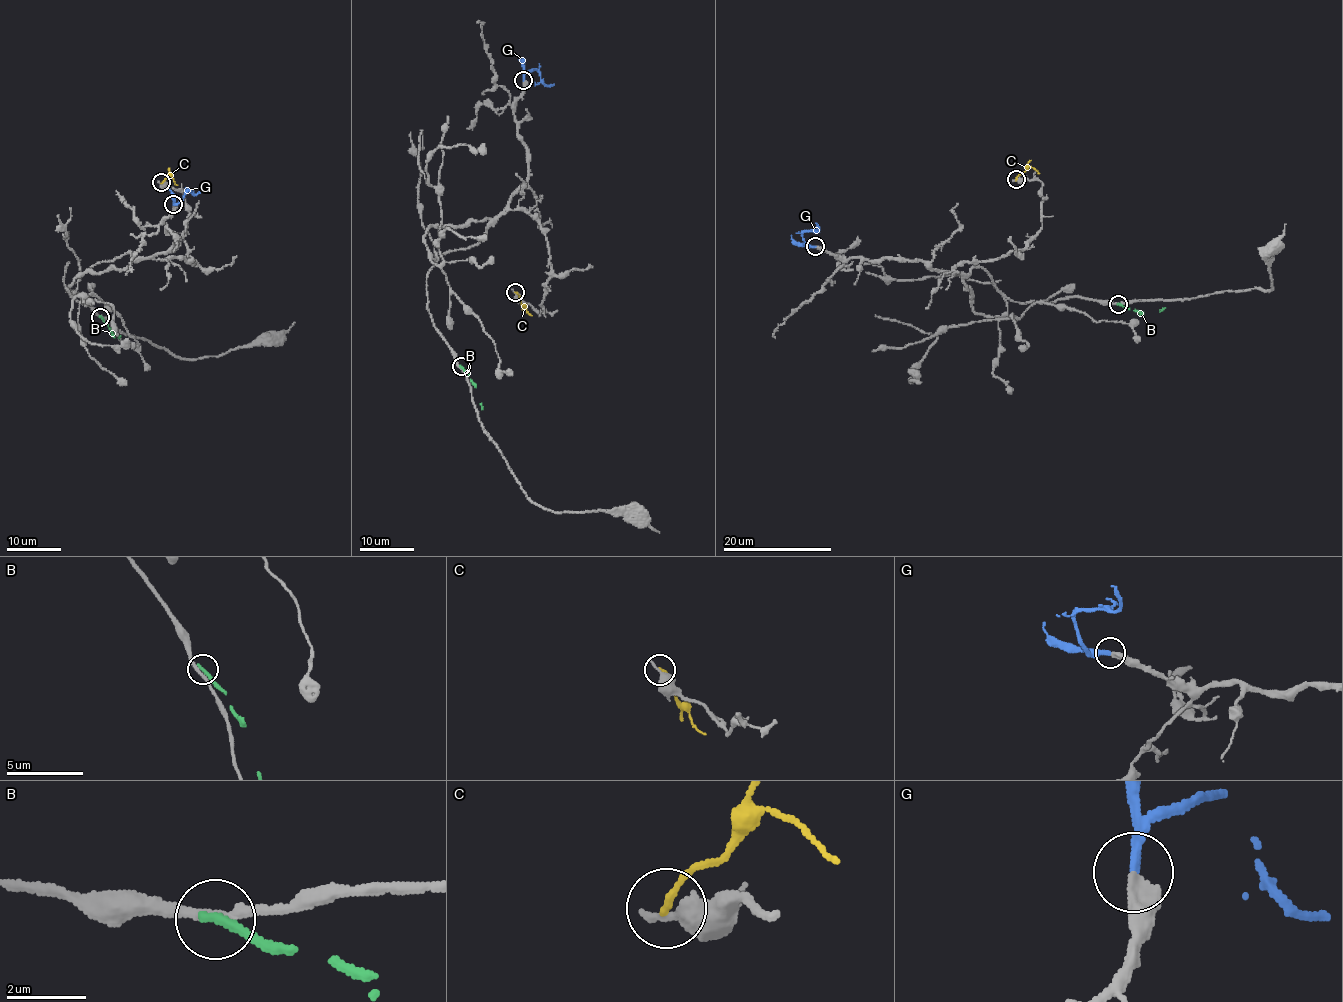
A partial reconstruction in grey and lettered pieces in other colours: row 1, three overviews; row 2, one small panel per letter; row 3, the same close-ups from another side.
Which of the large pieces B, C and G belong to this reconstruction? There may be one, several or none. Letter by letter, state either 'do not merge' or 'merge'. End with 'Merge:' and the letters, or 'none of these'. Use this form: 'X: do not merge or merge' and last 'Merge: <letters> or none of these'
B: do not merge
C: do not merge
G: merge
Merge: G

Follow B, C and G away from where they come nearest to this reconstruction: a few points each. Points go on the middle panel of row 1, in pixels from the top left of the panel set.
B: (460, 366), (476, 386), (482, 409)
C: (515, 292), (532, 315)
G: (523, 79), (536, 70), (545, 83), (554, 84)

